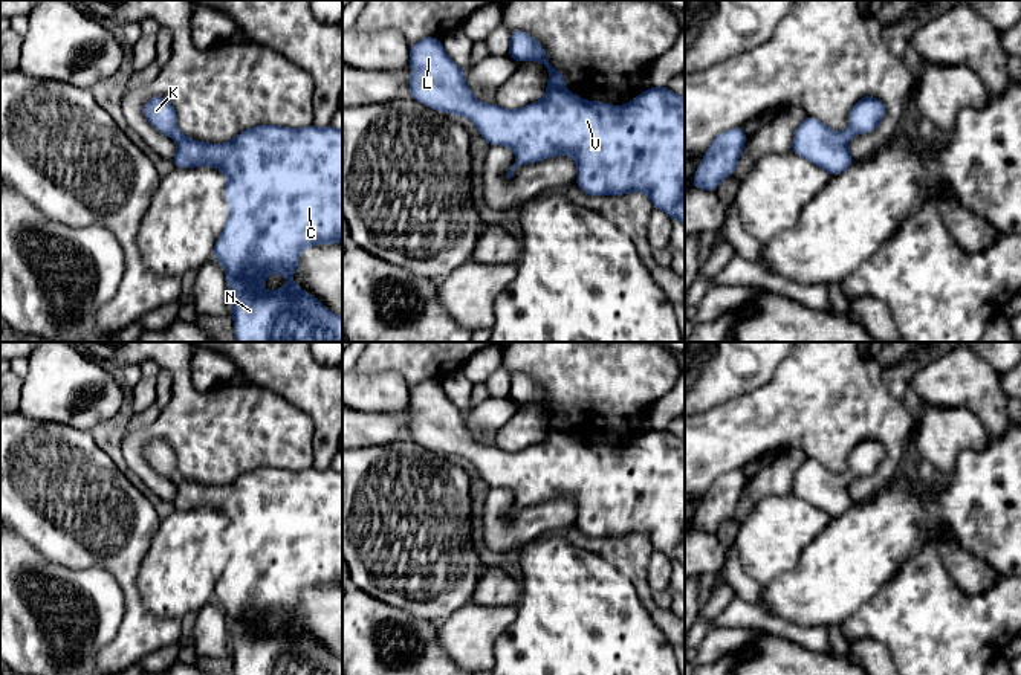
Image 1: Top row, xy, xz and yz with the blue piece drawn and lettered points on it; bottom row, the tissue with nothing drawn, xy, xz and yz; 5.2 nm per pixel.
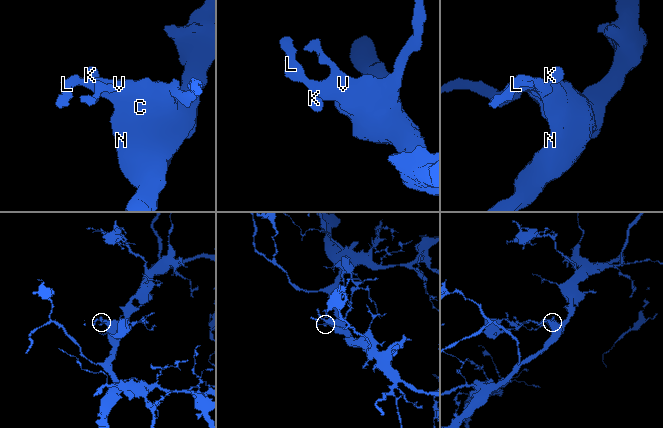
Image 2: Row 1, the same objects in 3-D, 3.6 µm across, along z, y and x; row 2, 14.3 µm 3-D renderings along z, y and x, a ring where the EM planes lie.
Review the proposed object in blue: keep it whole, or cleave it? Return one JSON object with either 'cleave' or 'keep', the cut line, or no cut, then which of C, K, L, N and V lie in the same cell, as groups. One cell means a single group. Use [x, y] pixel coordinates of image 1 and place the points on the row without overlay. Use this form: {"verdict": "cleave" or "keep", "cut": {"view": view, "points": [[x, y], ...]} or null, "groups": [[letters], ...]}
{"verdict": "keep", "cut": null, "groups": [["C", "K", "L", "N", "V"]]}

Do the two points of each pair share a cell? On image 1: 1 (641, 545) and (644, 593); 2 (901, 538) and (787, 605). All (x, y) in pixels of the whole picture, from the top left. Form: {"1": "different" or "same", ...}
{"1": "same", "2": "same"}

